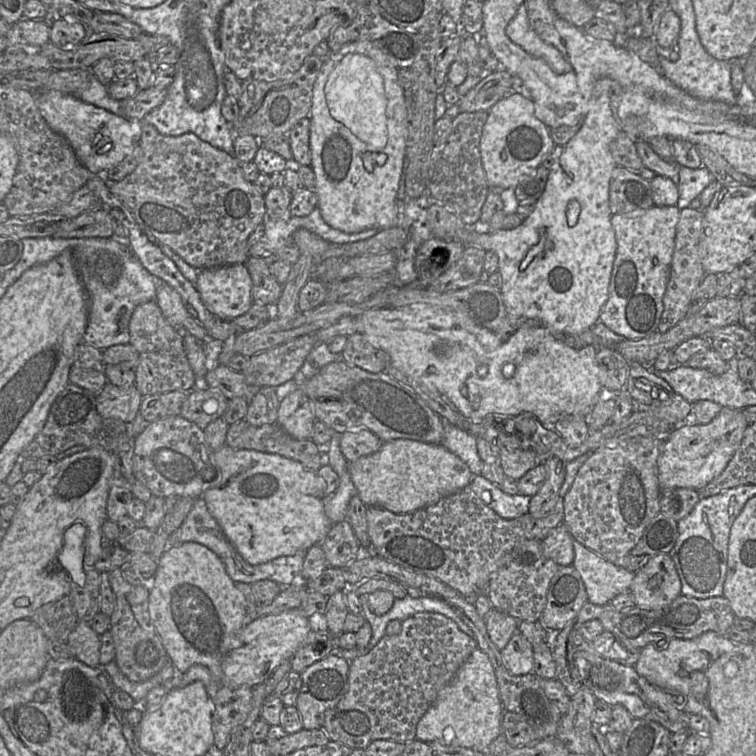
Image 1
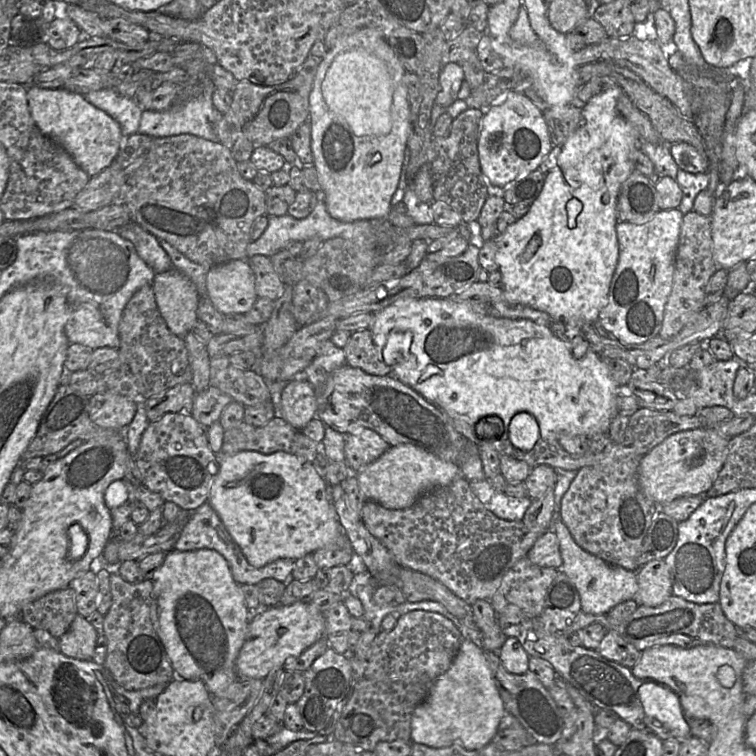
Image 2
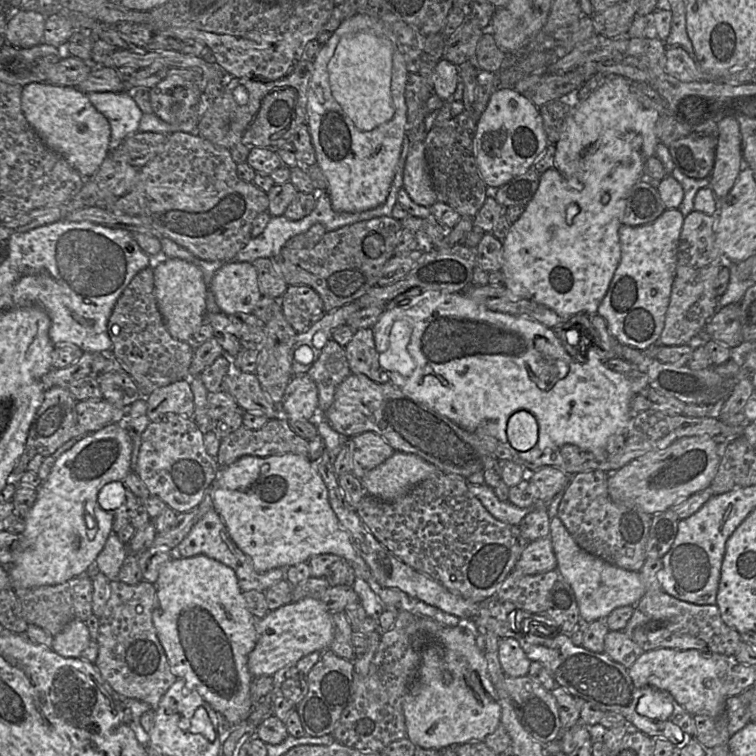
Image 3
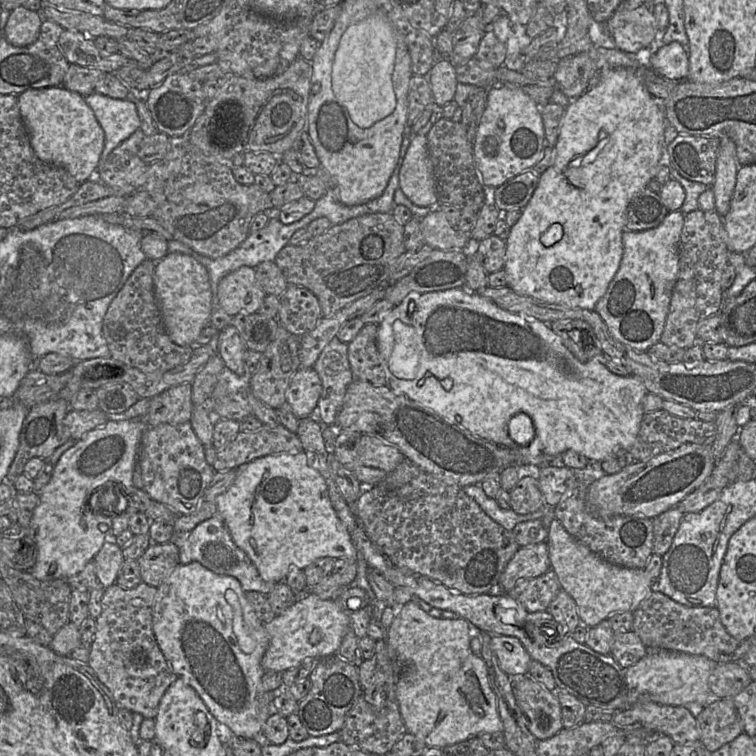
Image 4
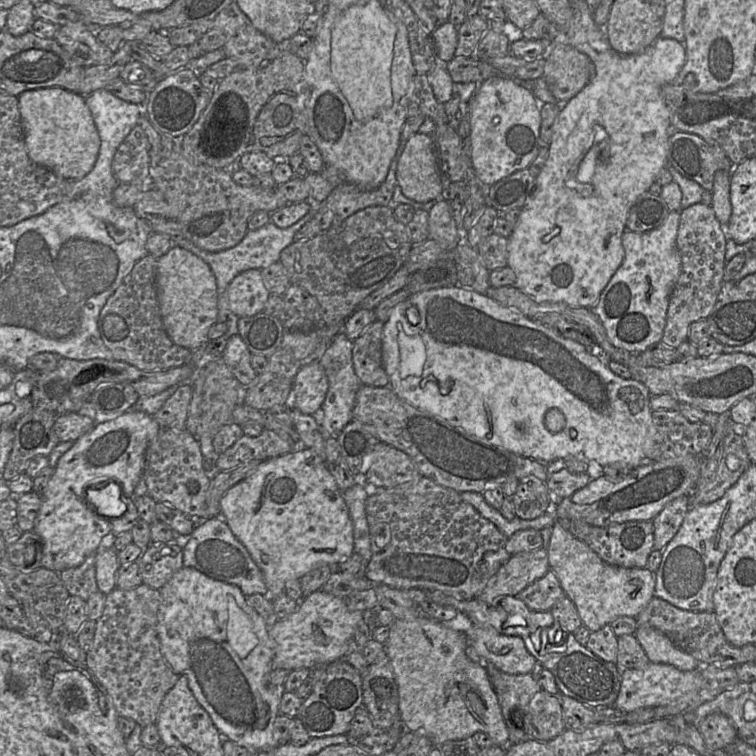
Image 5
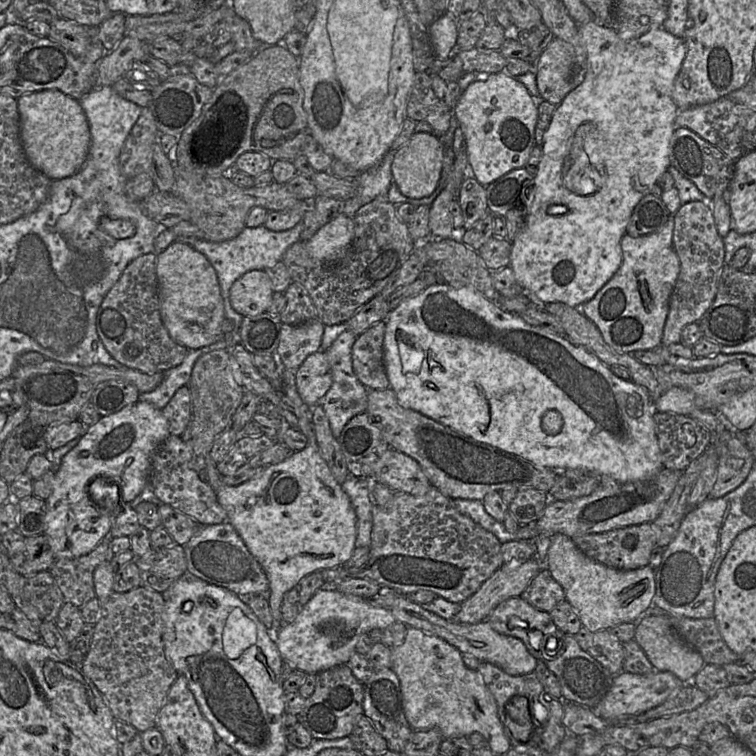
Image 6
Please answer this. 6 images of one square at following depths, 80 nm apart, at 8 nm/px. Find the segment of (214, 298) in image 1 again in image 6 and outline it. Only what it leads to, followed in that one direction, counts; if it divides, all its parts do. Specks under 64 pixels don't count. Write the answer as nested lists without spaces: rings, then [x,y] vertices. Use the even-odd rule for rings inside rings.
[[[252,270],[232,284],[229,300],[235,312],[243,317],[252,317],[267,312],[273,293],[265,271]]]

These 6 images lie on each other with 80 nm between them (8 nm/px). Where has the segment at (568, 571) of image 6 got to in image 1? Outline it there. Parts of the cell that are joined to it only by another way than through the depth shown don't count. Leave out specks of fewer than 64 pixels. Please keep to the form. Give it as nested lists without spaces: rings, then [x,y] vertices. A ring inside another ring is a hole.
[[[575,539],[573,546],[572,565],[581,575],[589,602],[605,605],[617,595],[630,592],[634,573],[605,560]]]

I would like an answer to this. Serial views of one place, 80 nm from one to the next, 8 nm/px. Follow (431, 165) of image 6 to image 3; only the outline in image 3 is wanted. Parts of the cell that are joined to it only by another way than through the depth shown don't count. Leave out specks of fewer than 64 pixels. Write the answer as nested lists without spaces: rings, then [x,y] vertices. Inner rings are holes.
[[[424,142],[413,144],[408,151],[403,170],[403,189],[418,205],[431,207],[437,202]]]

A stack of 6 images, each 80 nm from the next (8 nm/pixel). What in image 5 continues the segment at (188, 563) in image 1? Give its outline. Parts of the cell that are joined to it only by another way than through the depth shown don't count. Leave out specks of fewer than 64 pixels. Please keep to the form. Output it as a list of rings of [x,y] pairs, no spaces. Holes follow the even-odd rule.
[[[181,568],[159,591],[161,602],[158,611],[157,634],[160,641],[160,651],[166,663],[174,673],[187,677],[188,686],[194,697],[209,714],[220,734],[226,736],[228,740],[257,753],[262,751],[267,752],[277,748],[279,742],[275,737],[274,723],[280,714],[279,706],[285,690],[283,685],[274,685],[270,681],[275,647],[269,634],[269,628],[266,626],[263,618],[248,604],[246,596],[238,586],[210,578],[195,568]]]

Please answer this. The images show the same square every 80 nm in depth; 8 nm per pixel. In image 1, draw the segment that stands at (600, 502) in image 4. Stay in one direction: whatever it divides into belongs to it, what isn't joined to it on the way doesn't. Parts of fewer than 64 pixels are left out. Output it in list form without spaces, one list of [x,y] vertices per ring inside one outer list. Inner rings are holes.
[[[722,407],[719,414],[708,424],[674,426],[670,434],[661,441],[661,452],[658,458],[660,489],[700,490],[708,485],[726,468],[740,446],[748,426],[742,410],[729,407]]]

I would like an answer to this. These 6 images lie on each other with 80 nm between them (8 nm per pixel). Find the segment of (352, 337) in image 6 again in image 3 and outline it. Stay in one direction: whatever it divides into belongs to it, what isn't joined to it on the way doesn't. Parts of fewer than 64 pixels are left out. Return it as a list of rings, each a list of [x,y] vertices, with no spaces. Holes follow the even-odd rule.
[[[330,340],[307,374],[318,389],[318,408],[325,412],[333,403],[337,387],[350,374],[345,347]]]

